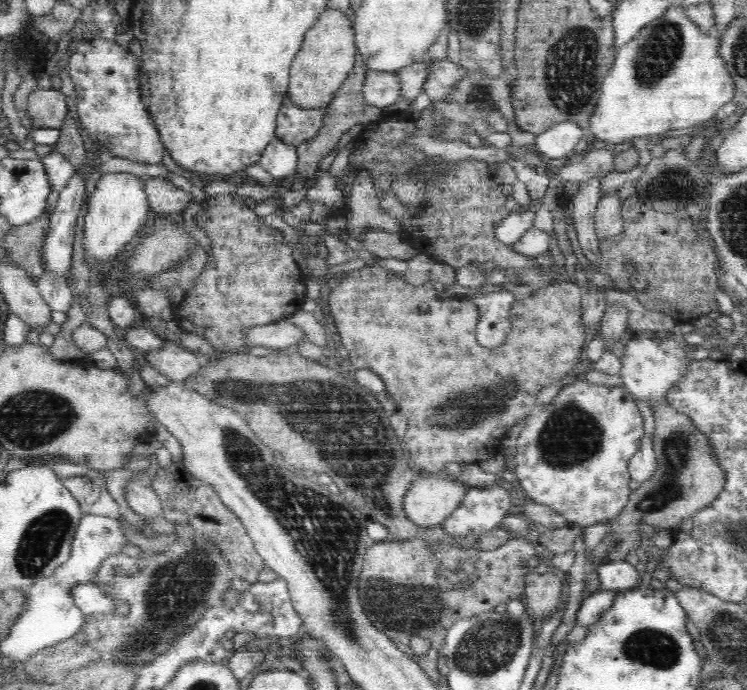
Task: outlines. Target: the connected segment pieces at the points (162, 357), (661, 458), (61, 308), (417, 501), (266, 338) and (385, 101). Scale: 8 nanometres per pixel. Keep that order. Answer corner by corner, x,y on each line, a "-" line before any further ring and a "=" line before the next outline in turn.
172,341
143,355
149,366
175,383
183,383
200,368
200,360
195,352
=
670,406
653,409
654,434
651,442
656,454
656,472
650,480
642,482
637,490
629,497
622,512
613,517
609,523
609,531
603,536
600,544
589,554
592,556
592,574
586,576
588,586
598,586
600,579
597,575
598,566
604,562
616,562
626,558
626,554
636,548
642,540
642,534
636,534
640,522
648,526
669,528
678,526
684,520
698,514
704,507
710,506
717,500
720,492
727,483
727,474
722,466
718,466
714,456
715,448
710,448
710,438
699,430
687,413
675,412
=
44,272
36,281
41,298
46,301
51,310
66,313
74,298
64,276
=
418,475
403,501
404,512
424,528
440,525
464,500
466,488
452,480
=
284,319
246,332
246,341
250,341
251,346
264,346
277,350
292,350
301,338
306,339
302,327
=
368,71
362,92
367,106
381,110
396,102
401,95
398,77
390,72

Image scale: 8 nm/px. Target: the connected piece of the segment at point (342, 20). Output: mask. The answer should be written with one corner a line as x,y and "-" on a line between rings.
325,10
304,34
304,40
291,65
289,85
292,101
302,108
323,107
350,75
355,64
357,46
354,46
353,23
338,10

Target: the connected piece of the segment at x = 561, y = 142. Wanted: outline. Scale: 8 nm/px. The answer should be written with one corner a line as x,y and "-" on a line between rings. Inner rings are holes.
564,120
537,135
532,147
546,160
569,157
582,136
584,132
575,122

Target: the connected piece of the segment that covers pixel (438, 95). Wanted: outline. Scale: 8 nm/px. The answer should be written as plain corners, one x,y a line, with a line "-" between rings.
448,58
434,59
434,62
428,66
428,72
430,74
424,81
422,90
431,102
447,97
452,87
469,73
464,66
453,63

